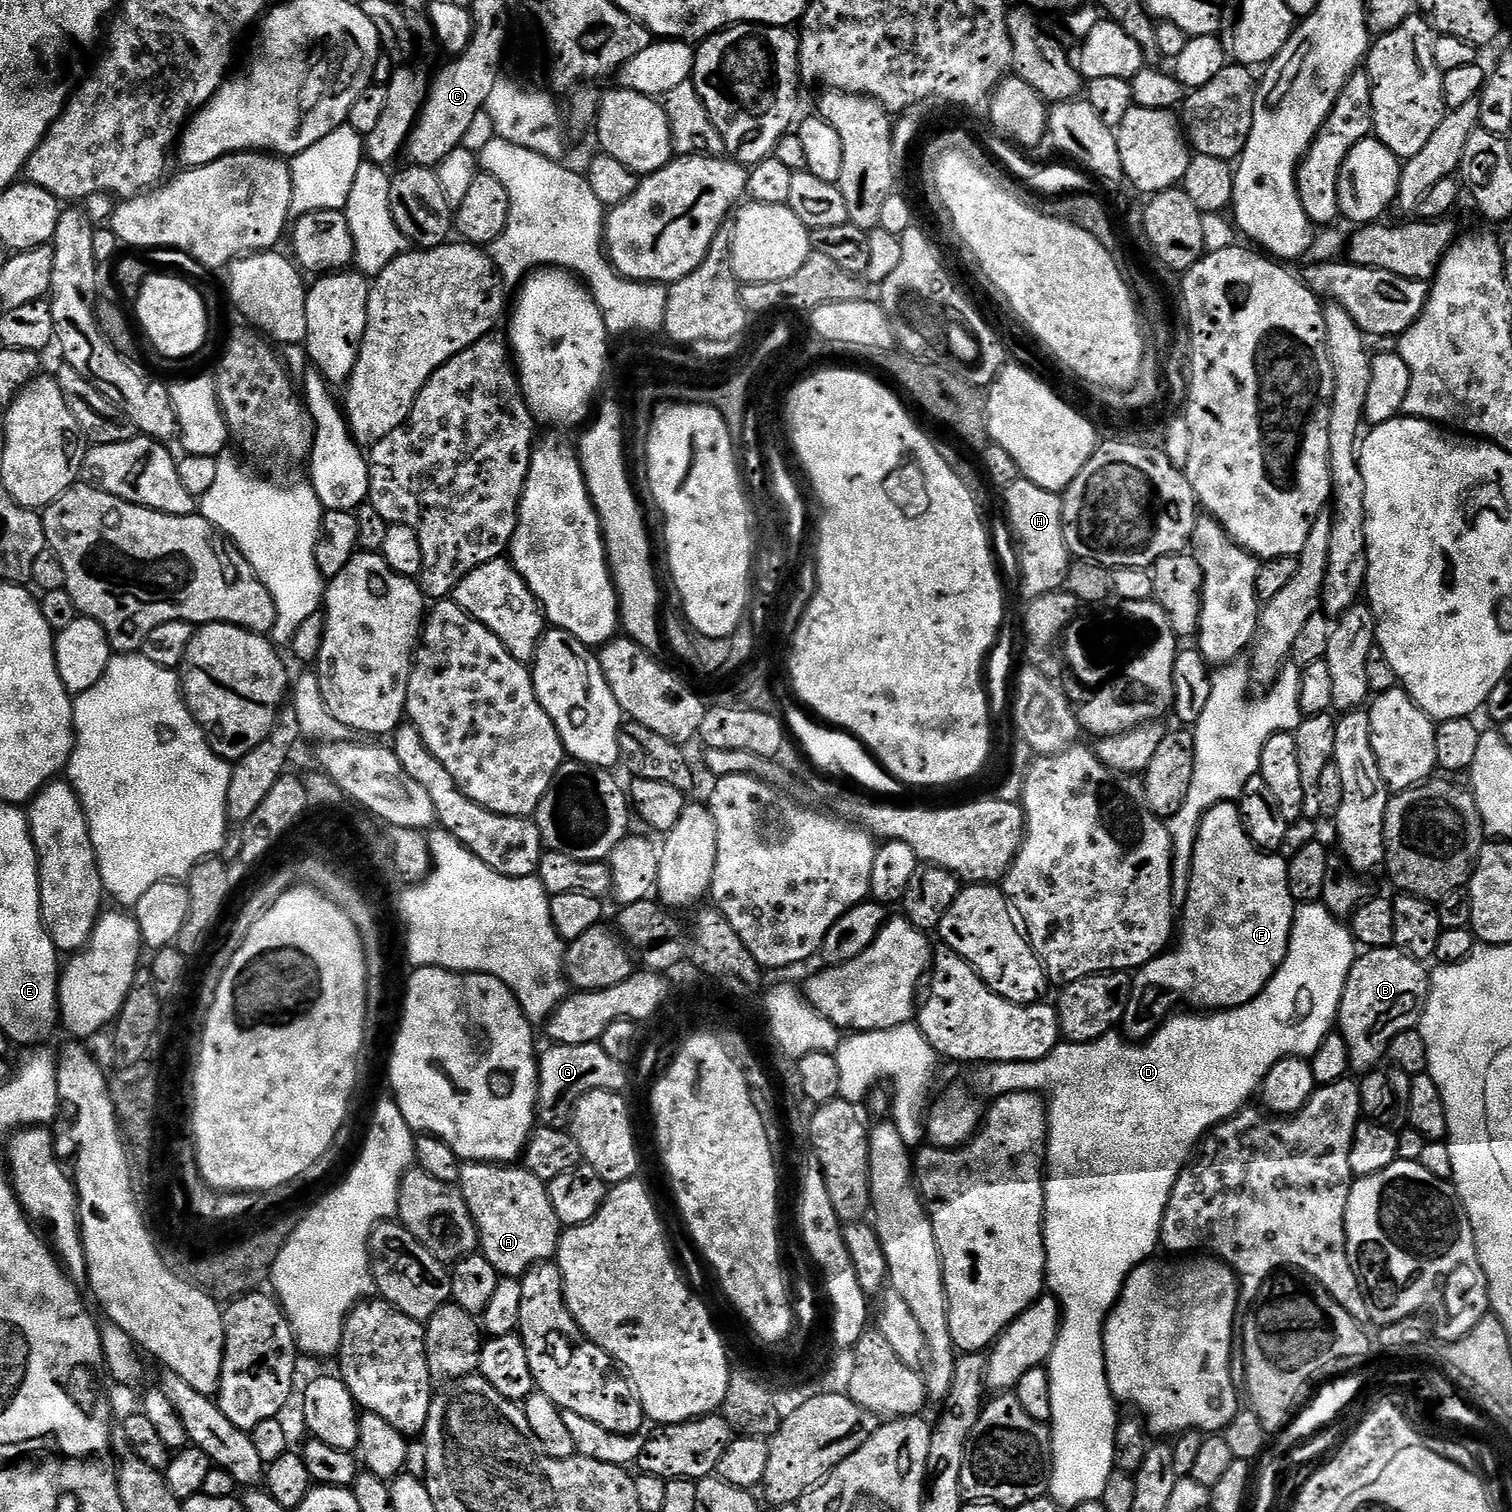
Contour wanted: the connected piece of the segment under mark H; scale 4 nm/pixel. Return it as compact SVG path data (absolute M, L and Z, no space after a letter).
M1023 478L1003 489L1004 512L1020 547L1020 572L1029 593L1054 592L1063 585L1070 567L1070 553L1062 534L1061 497Z

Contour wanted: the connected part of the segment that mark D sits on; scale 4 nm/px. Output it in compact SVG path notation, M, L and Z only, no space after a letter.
M1304 902L1296 909L1296 917L1292 923L1292 937L1288 943L1288 953L1282 966L1270 978L1270 982L1250 1002L1240 1008L1216 1010L1211 1014L1188 1014L1192 1016L1169 1015L1168 1019L1148 1037L1139 1042L1126 1042L1119 1031L1113 1030L1102 1038L1085 1044L1069 1044L1061 1042L1046 1058L1026 1062L1010 1062L1009 1064L994 1064L979 1069L980 1088L984 1092L992 1092L993 1097L1005 1096L1008 1092L1034 1092L1046 1101L1048 1114L1048 1146L1046 1149L1046 1175L1044 1178L1044 1253L1046 1254L1046 1288L1056 1297L1062 1313L1060 1333L1056 1345L1048 1358L1046 1365L1050 1378L1050 1406L1052 1419L1050 1421L1050 1439L1052 1441L1052 1454L1050 1457L1050 1495L1052 1500L1059 1504L1061 1509L1074 1510L1091 1500L1099 1500L1102 1490L1106 1490L1108 1473L1113 1471L1112 1455L1116 1449L1116 1416L1117 1401L1112 1395L1106 1374L1104 1361L1104 1322L1109 1312L1116 1304L1120 1291L1128 1275L1139 1264L1145 1263L1148 1256L1160 1244L1160 1227L1166 1206L1170 1202L1170 1194L1174 1190L1174 1182L1178 1182L1180 1171L1192 1159L1199 1143L1225 1120L1235 1116L1241 1108L1249 1103L1248 1100L1260 1091L1260 1083L1270 1074L1270 1066L1287 1056L1302 1056L1310 1058L1322 1046L1328 1033L1333 1031L1340 1014L1340 1003L1346 986L1346 978L1352 969L1352 963L1358 955L1358 945L1352 939L1351 931L1344 928L1339 919L1330 915L1319 902Z

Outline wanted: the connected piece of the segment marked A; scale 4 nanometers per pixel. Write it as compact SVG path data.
M464 1162L460 1166L458 1187L480 1235L479 1251L501 1277L523 1277L536 1264L551 1261L555 1257L562 1226L558 1222L558 1214L554 1214L554 1206L550 1206L547 1183L530 1174L527 1168L491 1162Z

